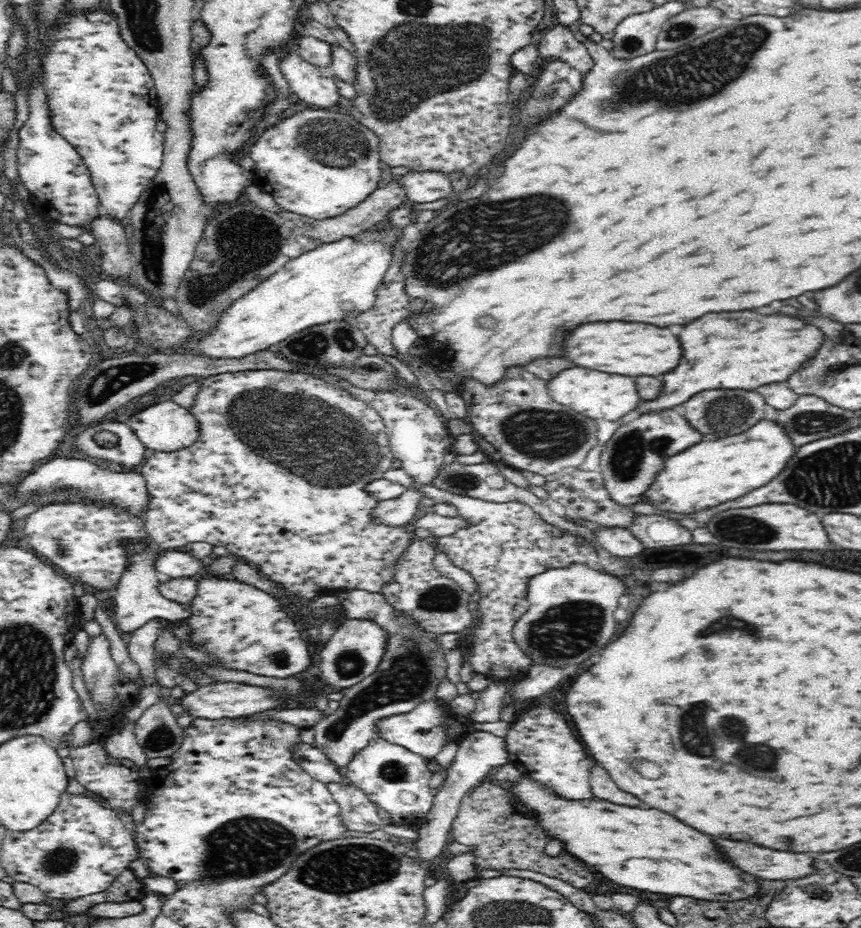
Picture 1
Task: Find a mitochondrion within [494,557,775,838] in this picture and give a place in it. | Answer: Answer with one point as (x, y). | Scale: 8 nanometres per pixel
(569, 629)

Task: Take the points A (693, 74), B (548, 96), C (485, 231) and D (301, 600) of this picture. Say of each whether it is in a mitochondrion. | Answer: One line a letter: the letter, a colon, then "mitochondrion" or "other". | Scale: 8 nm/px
A: mitochondrion
B: mitochondrion
C: mitochondrion
D: other

